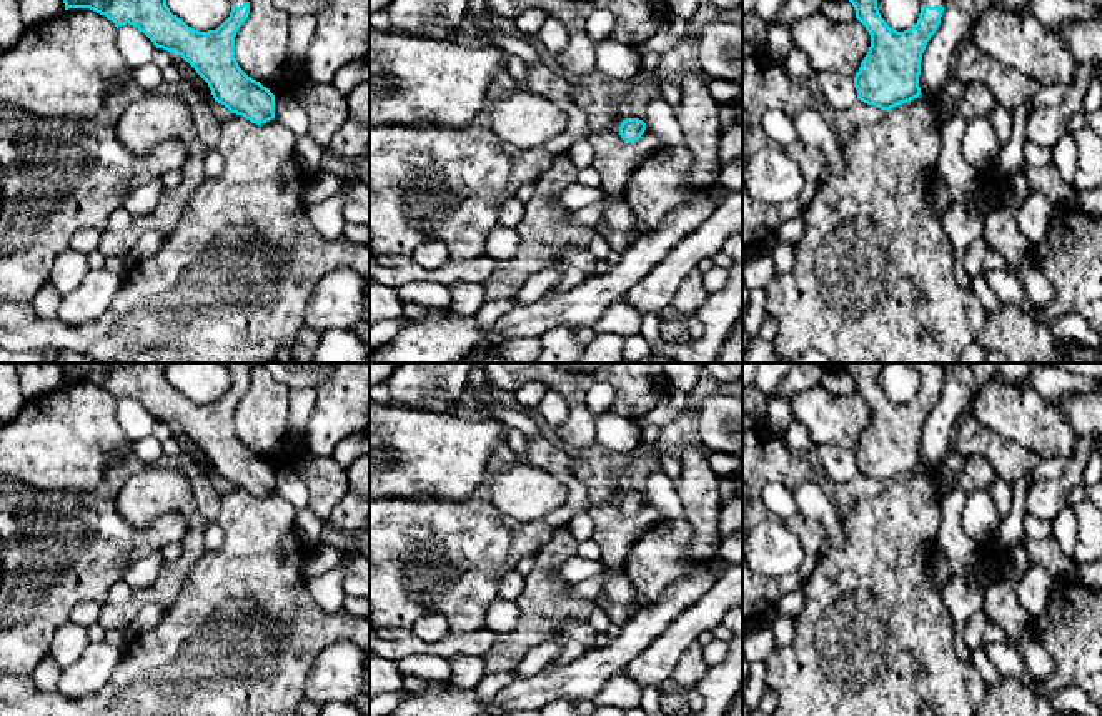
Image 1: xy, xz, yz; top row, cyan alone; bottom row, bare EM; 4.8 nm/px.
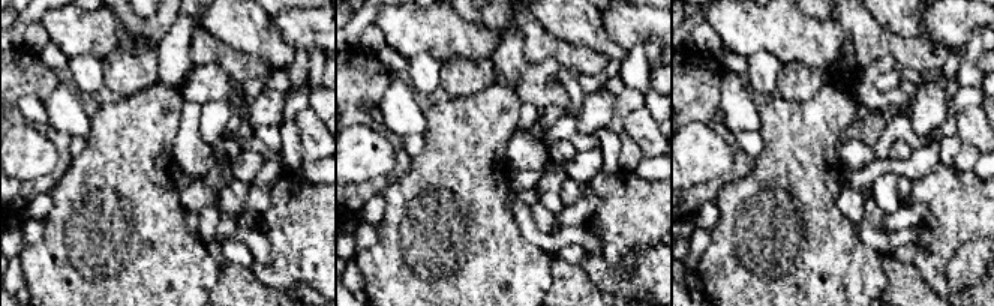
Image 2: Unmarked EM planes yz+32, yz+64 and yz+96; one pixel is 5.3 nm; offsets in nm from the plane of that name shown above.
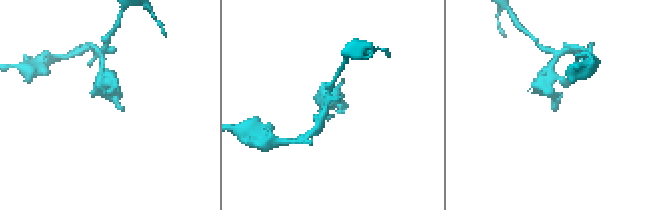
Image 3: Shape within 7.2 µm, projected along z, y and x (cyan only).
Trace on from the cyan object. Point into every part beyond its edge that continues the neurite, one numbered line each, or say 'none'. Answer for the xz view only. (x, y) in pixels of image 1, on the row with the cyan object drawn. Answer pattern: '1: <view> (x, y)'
none

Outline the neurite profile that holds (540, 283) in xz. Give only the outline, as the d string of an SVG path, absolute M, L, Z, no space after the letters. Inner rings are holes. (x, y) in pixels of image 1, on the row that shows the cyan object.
M549 265L544 270L531 275L526 283L521 286L516 303L531 305L536 300L543 298L549 290L553 290L563 276L563 270Z

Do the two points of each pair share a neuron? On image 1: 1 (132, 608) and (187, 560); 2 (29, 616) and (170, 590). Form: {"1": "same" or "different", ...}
{"1": "same", "2": "different"}

